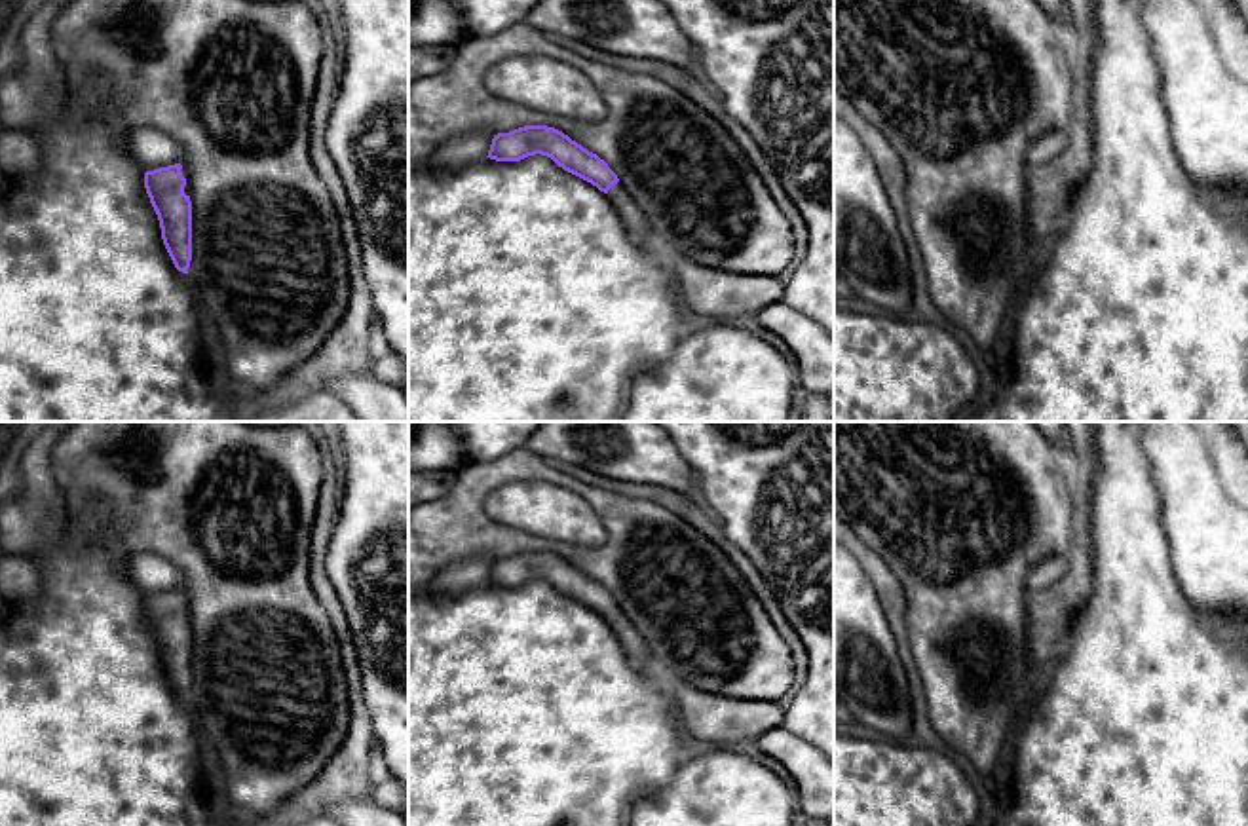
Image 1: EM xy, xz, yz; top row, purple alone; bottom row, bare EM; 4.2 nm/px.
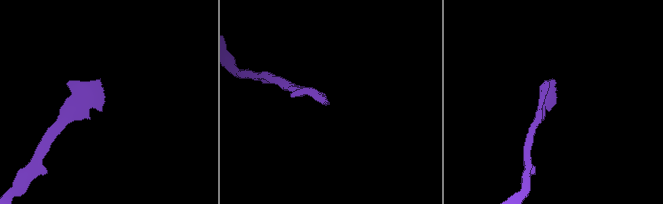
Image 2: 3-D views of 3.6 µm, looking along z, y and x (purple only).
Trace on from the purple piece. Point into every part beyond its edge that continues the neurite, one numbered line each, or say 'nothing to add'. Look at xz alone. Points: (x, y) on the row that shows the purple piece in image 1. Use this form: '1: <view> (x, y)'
1: xz (633, 219)

